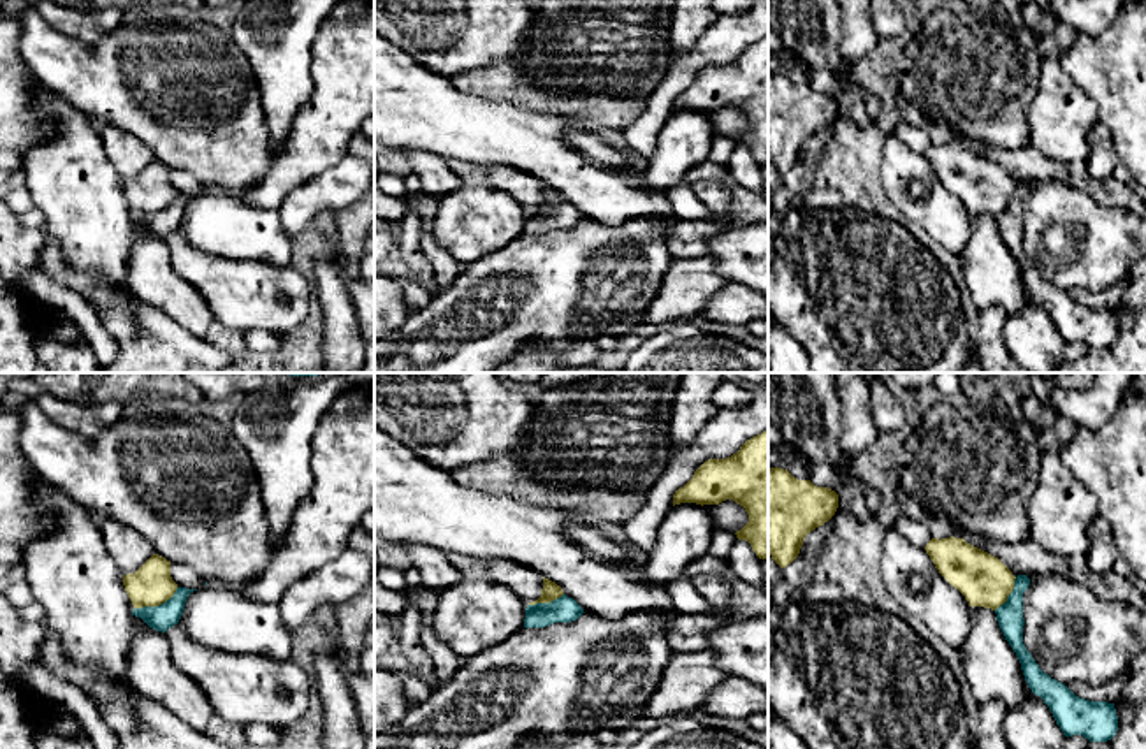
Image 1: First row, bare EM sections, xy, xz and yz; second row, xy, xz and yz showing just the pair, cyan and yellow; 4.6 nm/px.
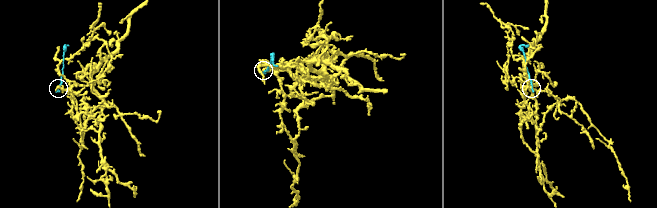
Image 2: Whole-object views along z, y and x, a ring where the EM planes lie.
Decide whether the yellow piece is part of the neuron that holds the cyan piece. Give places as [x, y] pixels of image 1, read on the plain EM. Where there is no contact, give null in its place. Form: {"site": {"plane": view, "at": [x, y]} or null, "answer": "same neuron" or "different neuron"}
{"site": {"plane": "xy", "at": [159, 211]}, "answer": "different neuron"}

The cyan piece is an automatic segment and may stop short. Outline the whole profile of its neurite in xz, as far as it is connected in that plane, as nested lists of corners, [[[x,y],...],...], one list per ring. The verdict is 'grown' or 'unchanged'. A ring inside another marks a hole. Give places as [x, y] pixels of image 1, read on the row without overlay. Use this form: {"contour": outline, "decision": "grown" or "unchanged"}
{"contour": [[[562,200],[550,209],[527,211],[524,234],[545,234],[554,229],[571,229],[584,220],[584,215],[573,206]]], "decision": "unchanged"}

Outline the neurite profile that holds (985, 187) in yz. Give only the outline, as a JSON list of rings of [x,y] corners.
[[[932,144],[925,156],[939,179],[965,202],[970,213],[997,216],[1014,195],[1012,178],[998,164],[963,144]]]

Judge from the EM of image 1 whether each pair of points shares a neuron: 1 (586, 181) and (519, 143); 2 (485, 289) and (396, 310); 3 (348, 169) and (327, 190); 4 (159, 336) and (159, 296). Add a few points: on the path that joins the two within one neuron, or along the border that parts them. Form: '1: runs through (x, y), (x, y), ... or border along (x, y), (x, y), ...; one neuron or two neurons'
1: runs through (570, 171), (552, 160), (535, 143); one neuron
2: border along (410, 315), (392, 331); two neurons
3: runs through (341, 176), (333, 176), (331, 183); one neuron
4: border along (132, 296), (194, 334); two neurons

